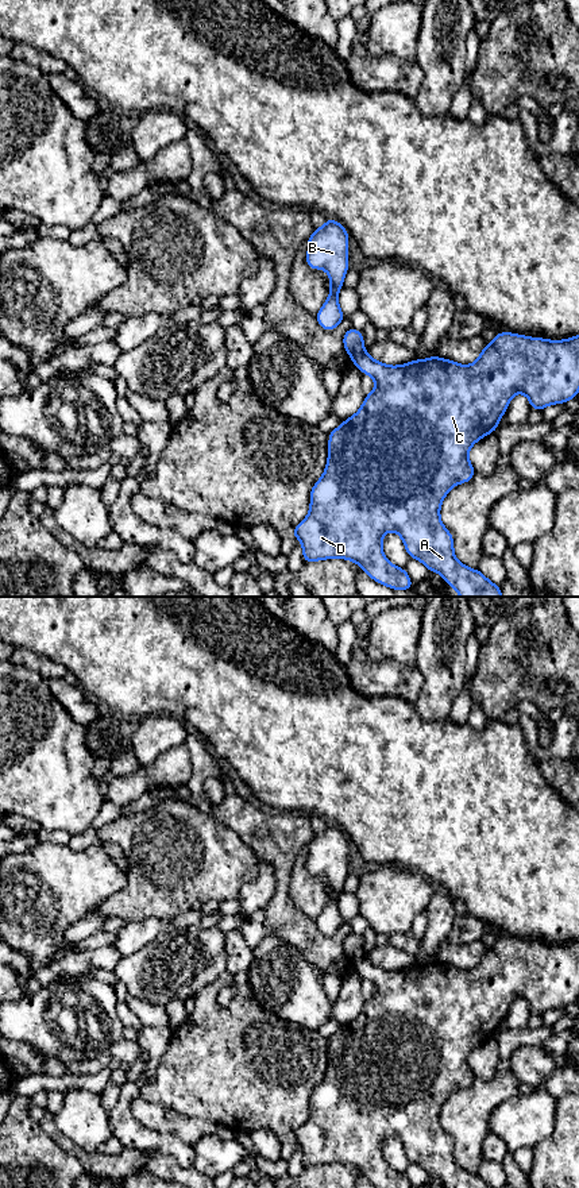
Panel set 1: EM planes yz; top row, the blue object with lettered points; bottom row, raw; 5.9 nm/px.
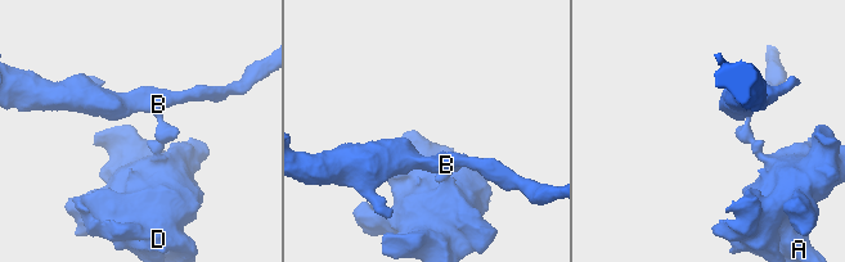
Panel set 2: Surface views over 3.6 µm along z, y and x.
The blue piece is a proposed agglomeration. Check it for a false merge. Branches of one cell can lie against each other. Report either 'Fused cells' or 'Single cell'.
Fused cells

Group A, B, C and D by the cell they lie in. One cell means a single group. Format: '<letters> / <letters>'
A C D / B

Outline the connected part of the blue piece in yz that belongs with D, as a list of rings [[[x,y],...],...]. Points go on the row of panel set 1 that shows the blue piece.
[[[499,332],[495,335],[491,344],[486,344],[479,358],[468,366],[462,366],[453,360],[437,358],[435,355],[425,360],[414,359],[402,366],[387,366],[374,360],[367,352],[352,358],[352,363],[363,373],[374,378],[377,387],[364,397],[359,412],[335,428],[329,435],[328,443],[328,462],[323,477],[314,483],[310,490],[310,508],[306,518],[301,521],[292,533],[302,544],[304,563],[324,560],[324,559],[346,559],[358,563],[371,579],[394,590],[414,589],[405,568],[398,568],[391,564],[382,551],[382,540],[387,531],[397,532],[406,548],[409,558],[424,563],[428,571],[439,572],[449,587],[453,587],[460,597],[502,597],[502,590],[490,582],[479,570],[471,570],[466,564],[456,560],[453,554],[453,539],[451,532],[440,521],[440,505],[447,493],[459,483],[470,482],[475,470],[468,459],[468,451],[474,443],[486,435],[495,432],[499,418],[509,408],[509,402],[516,393],[524,393],[530,402],[532,409],[543,410],[548,405],[564,404],[568,400],[576,398],[579,393],[579,335],[567,340],[545,340],[543,338],[528,338],[524,335],[514,335],[512,332]]]

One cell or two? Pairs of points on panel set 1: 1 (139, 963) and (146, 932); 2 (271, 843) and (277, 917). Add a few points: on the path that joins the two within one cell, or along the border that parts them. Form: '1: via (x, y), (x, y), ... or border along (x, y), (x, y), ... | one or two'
1: border along (169, 928), (122, 957) | two
2: via (282, 861), (282, 898) | one

